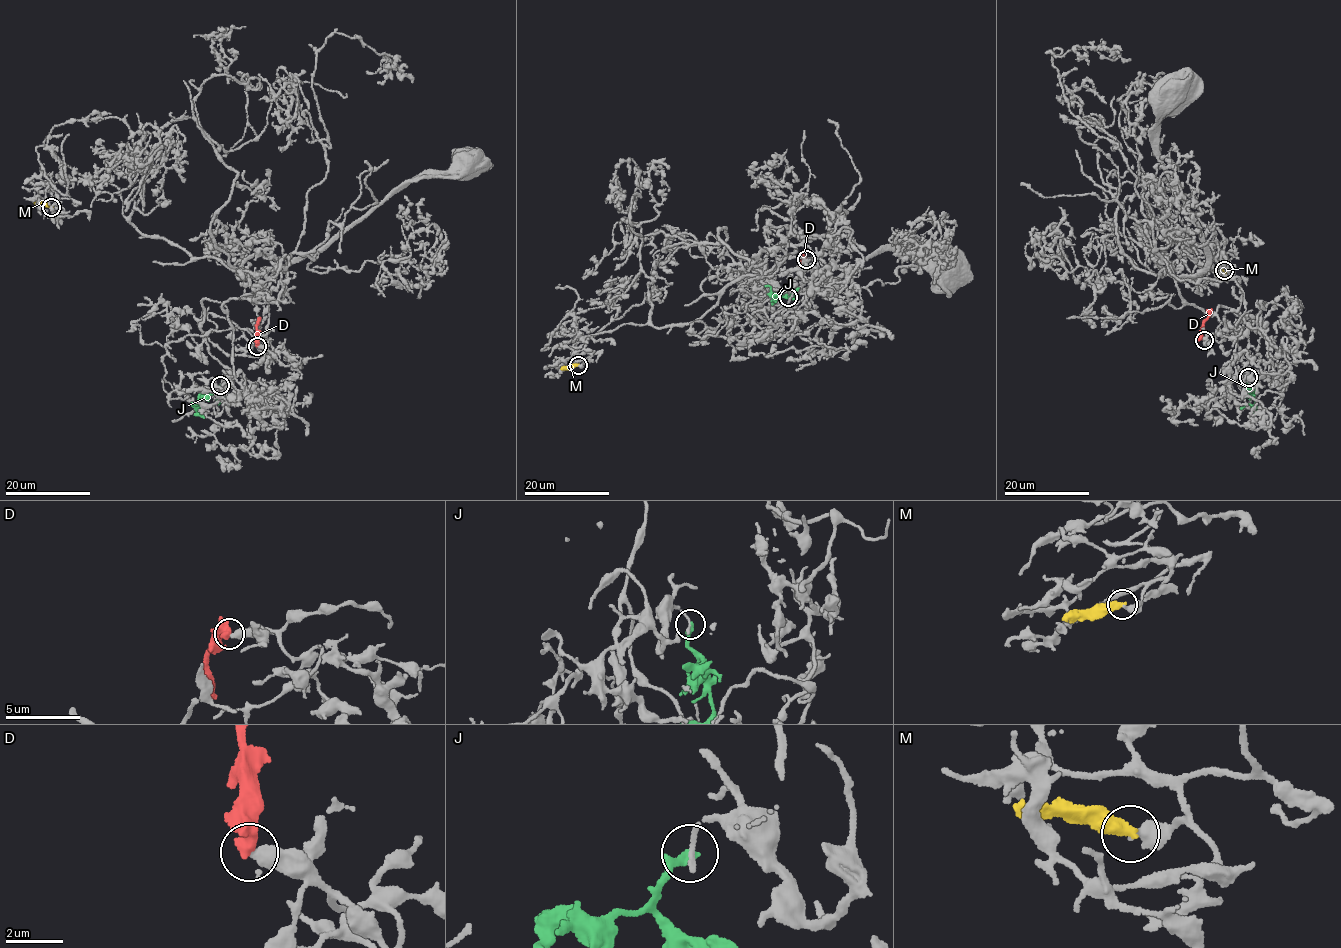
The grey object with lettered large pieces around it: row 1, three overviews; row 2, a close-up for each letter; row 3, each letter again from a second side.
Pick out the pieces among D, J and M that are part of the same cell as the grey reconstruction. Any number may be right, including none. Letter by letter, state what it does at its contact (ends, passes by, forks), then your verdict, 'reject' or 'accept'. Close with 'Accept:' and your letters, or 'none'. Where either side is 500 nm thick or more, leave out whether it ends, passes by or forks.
D: reject
J: it ends | reject
M: it ends | reject
Accept: none

